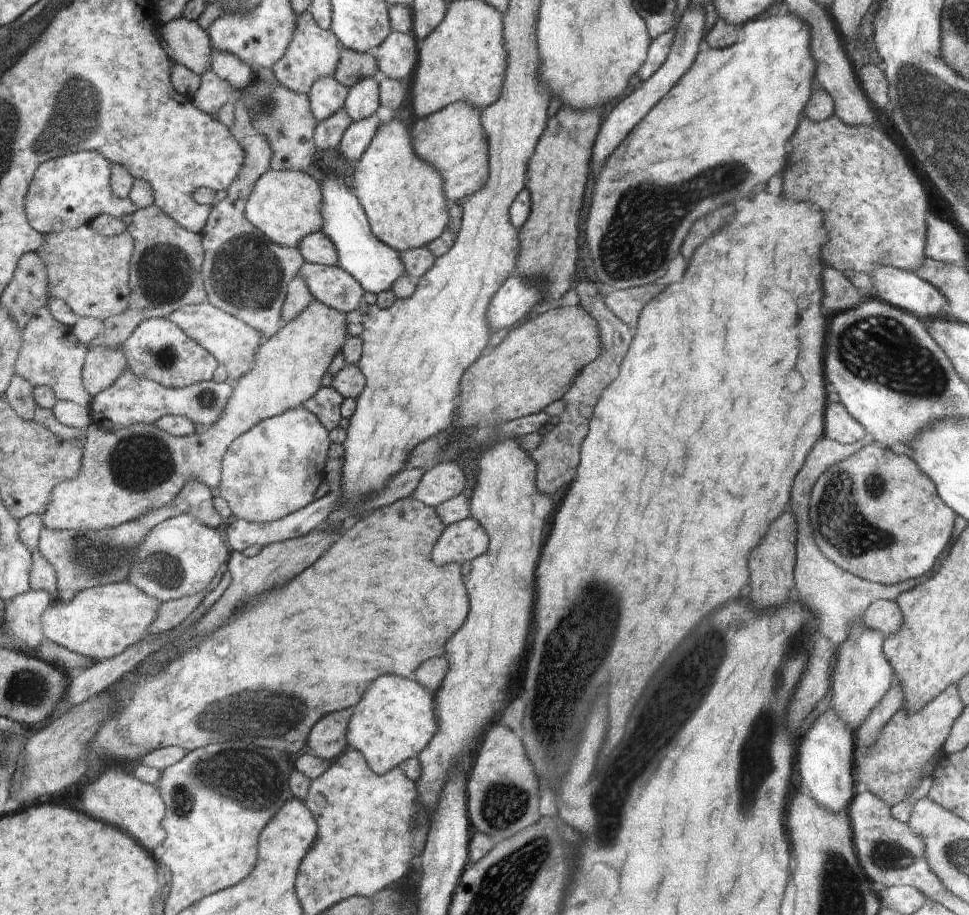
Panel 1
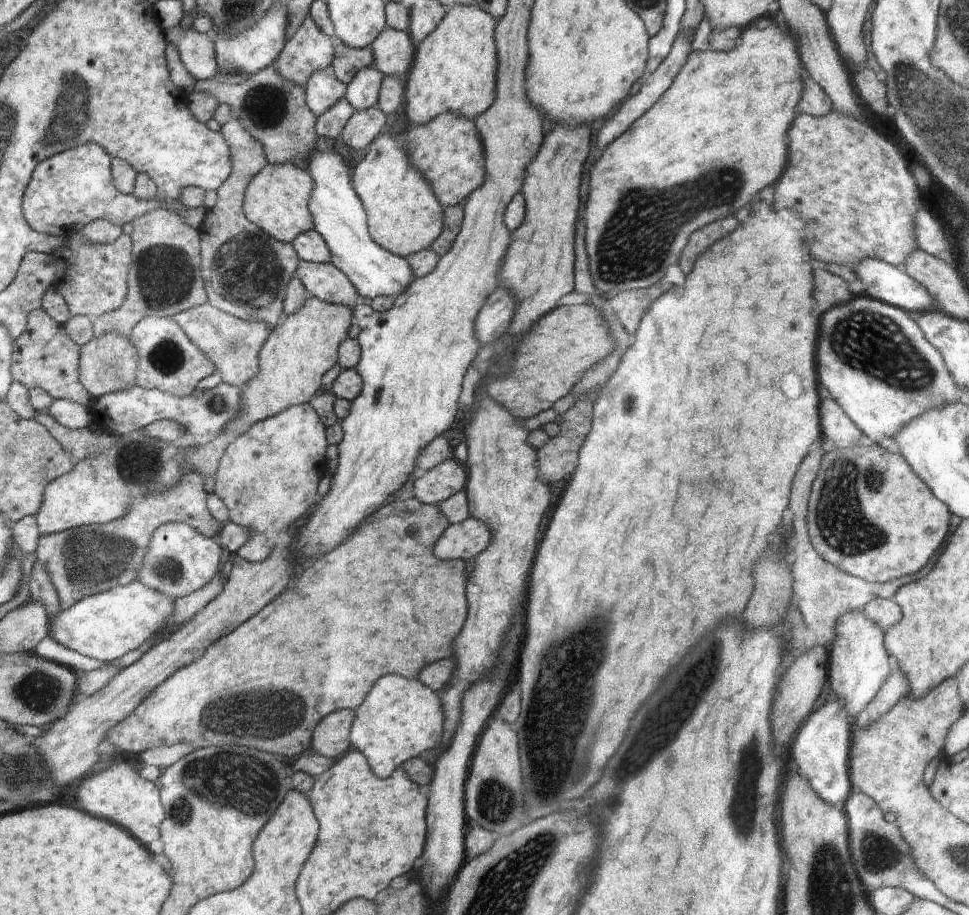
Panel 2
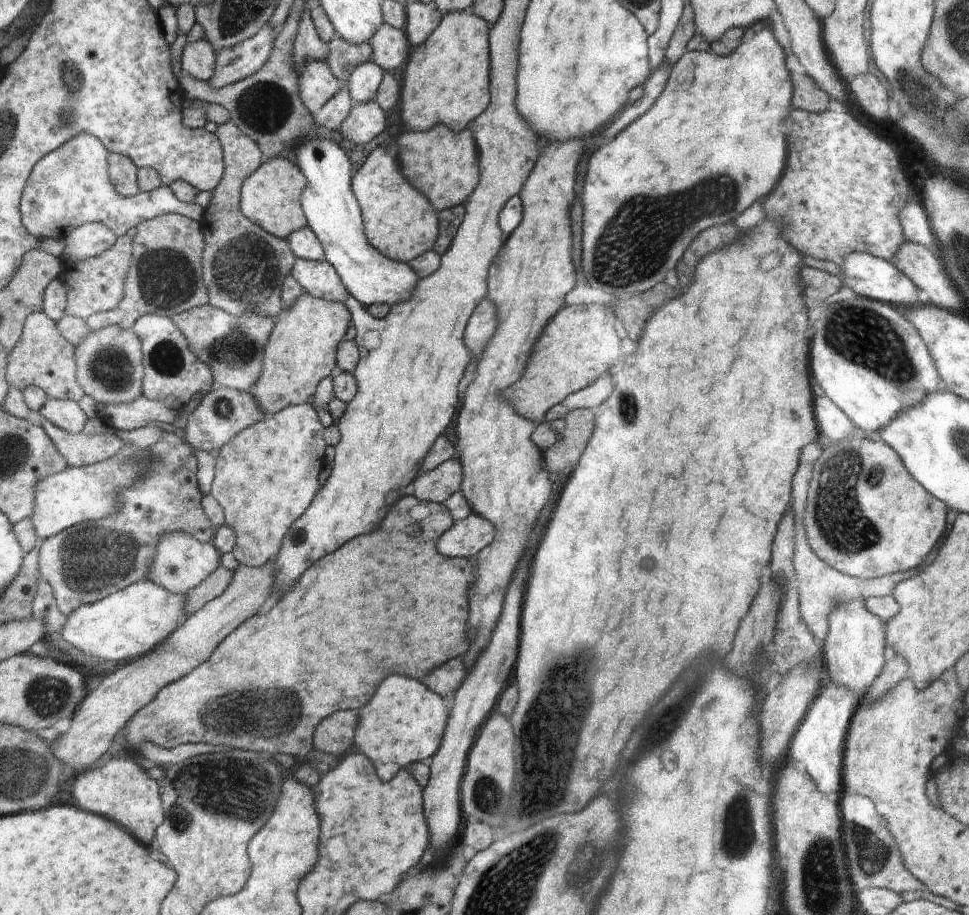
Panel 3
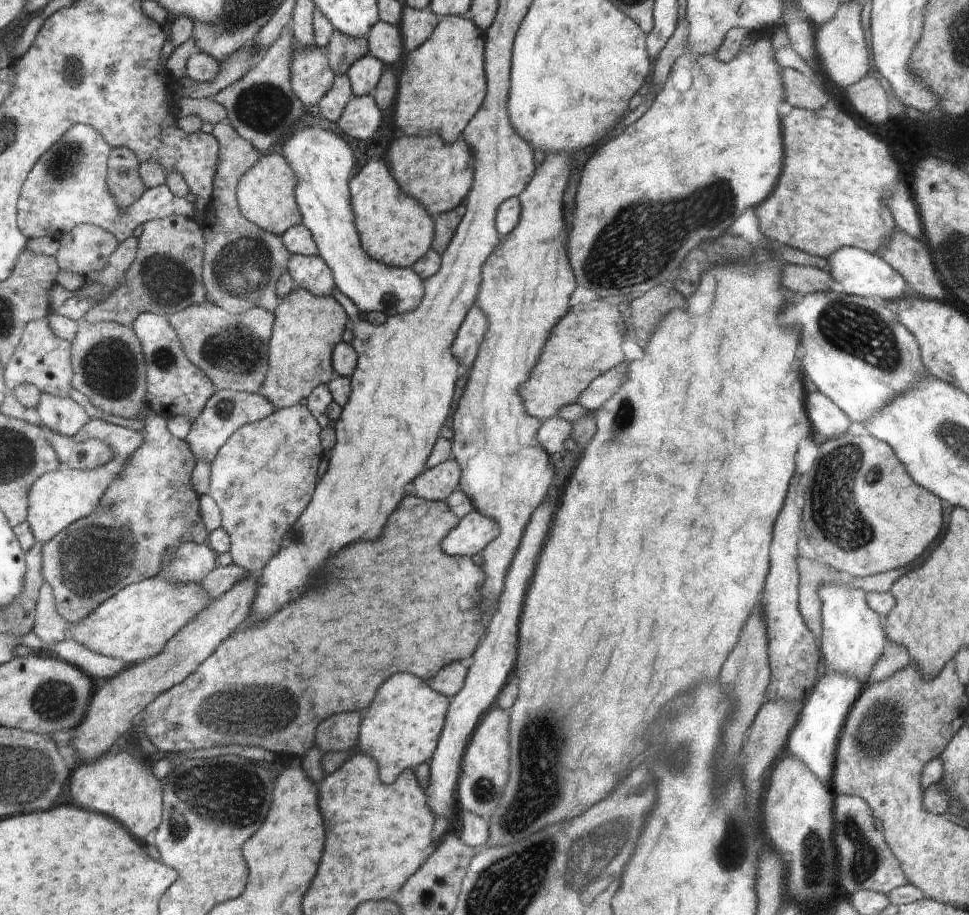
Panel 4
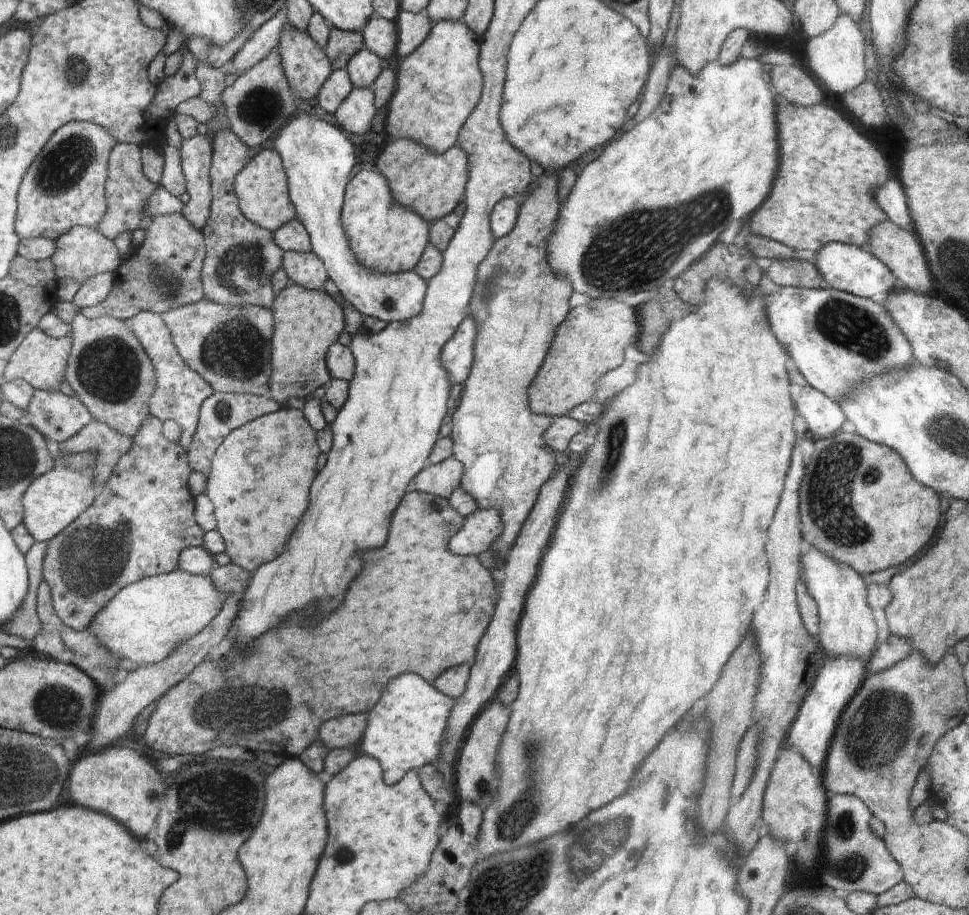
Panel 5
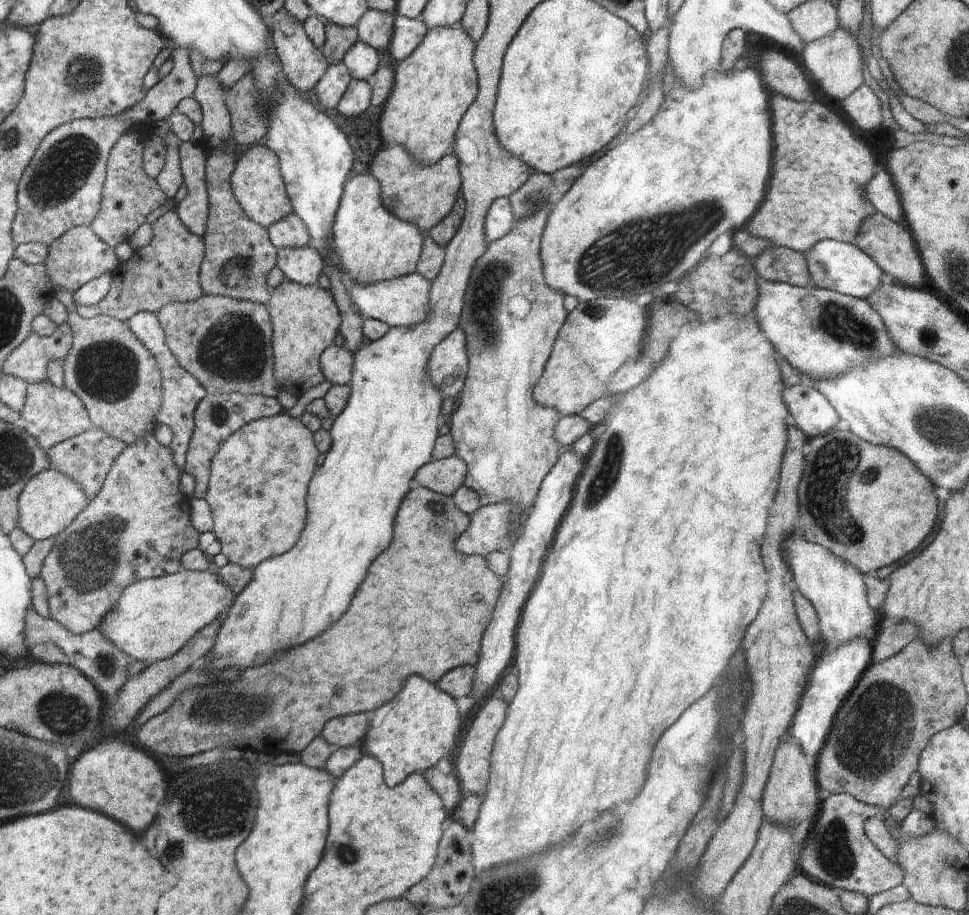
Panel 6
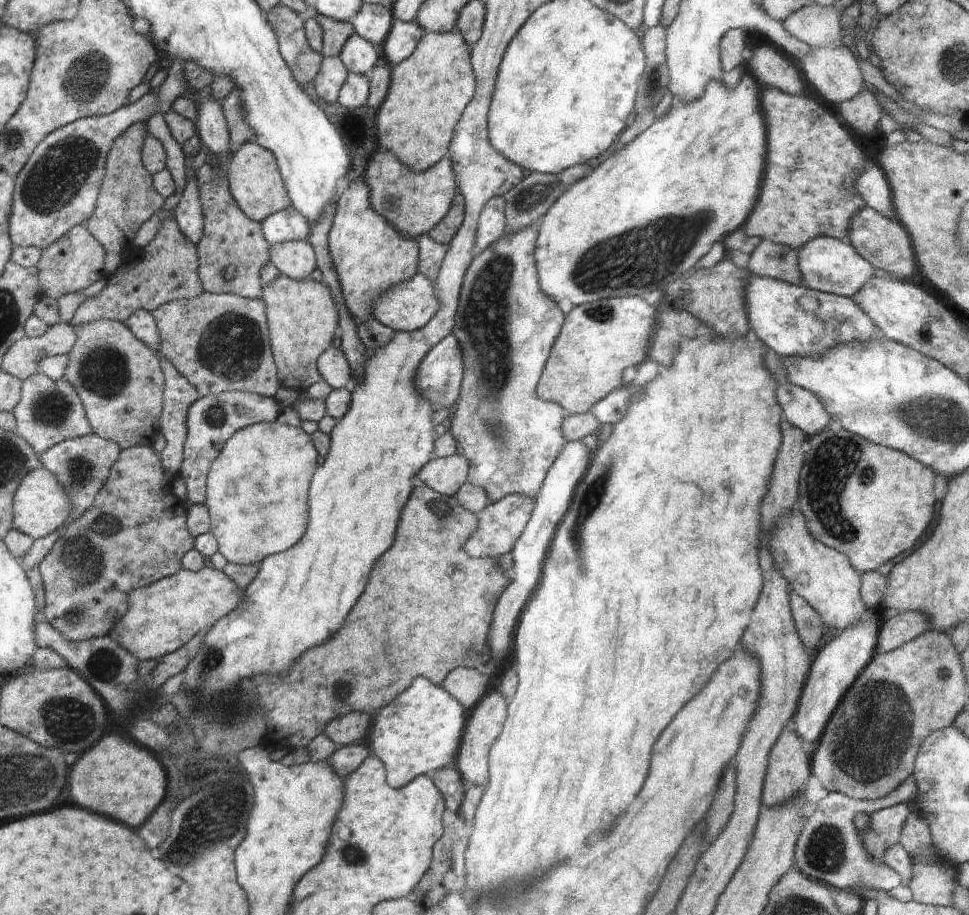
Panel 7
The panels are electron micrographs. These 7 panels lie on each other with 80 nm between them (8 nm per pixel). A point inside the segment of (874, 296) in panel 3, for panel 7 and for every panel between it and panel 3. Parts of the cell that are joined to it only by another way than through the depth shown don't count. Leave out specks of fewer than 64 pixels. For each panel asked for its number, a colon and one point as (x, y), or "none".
4: (862, 273)
5: (848, 268)
6: (842, 267)
7: (830, 265)

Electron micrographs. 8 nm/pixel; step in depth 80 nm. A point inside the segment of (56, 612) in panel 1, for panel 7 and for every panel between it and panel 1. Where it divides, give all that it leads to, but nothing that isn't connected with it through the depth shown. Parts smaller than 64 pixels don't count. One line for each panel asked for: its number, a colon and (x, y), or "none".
2: (106, 626)
3: (124, 626)
4: (135, 624)
5: (147, 621)
6: (154, 618)
7: (164, 616)

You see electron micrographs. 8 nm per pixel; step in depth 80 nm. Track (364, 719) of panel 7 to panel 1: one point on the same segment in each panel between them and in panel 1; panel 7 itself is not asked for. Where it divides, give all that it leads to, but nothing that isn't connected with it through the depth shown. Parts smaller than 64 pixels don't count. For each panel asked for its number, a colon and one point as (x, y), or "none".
1: (328, 739)
2: (330, 739)
3: (335, 733)
4: (340, 732)
5: (344, 731)
6: (343, 731)

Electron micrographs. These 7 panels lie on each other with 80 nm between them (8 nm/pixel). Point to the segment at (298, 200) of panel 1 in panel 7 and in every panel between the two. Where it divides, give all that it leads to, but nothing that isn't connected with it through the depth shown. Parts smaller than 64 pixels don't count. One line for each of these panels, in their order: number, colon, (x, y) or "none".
2: (276, 200)
3: (270, 197)
4: (265, 194)
5: (261, 189)
6: (258, 186)
7: (254, 180)

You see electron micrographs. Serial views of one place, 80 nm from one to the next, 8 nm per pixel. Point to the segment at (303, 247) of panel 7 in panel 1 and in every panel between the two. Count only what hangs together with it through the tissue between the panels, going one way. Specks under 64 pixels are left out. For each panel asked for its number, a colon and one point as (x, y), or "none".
1: (332, 285)
2: (325, 281)
3: (319, 278)
4: (311, 273)
5: (307, 270)
6: (303, 265)

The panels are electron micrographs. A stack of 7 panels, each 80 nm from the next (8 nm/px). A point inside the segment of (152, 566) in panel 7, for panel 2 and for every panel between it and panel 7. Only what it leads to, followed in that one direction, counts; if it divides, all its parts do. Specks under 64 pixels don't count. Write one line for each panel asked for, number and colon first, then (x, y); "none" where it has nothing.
2: (82, 561)
3: (84, 563)
4: (152, 508)
5: (143, 518)
6: (138, 526)

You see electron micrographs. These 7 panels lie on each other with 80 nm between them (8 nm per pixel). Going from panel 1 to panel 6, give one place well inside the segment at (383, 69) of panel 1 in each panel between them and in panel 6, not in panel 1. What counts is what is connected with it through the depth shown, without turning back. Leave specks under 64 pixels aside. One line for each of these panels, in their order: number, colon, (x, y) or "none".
2: (393, 50)
3: (390, 47)
4: (385, 42)
5: (380, 36)
6: (376, 28)

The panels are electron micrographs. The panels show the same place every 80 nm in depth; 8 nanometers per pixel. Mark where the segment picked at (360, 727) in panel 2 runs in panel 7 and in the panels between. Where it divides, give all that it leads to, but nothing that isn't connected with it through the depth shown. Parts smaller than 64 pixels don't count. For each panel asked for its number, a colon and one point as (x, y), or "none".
3: (401, 726)
4: (402, 728)
5: (405, 732)
6: (409, 734)
7: (421, 731)

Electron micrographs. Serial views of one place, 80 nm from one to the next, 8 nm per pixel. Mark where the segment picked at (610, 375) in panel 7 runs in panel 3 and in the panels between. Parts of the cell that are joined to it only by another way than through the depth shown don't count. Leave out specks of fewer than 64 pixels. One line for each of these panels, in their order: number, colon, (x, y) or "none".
3: (580, 344)
4: (585, 342)
5: (586, 346)
6: (597, 337)

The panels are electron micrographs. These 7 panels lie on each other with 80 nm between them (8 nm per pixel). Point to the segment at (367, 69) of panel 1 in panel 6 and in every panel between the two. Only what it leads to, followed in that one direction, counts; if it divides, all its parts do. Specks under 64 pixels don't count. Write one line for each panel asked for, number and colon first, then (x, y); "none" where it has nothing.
2: (348, 61)
3: (343, 57)
4: (343, 51)
5: (342, 45)
6: (338, 40)

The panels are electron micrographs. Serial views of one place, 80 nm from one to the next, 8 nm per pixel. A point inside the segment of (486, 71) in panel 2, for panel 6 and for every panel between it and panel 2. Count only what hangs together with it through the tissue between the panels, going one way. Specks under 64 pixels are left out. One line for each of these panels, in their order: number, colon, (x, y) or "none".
3: (446, 81)
4: (443, 84)
5: (438, 87)
6: (433, 88)

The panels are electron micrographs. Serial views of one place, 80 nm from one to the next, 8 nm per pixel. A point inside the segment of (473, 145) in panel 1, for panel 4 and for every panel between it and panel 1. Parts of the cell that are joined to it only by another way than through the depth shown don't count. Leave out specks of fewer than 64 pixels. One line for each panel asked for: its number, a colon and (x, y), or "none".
2: (449, 151)
3: (444, 166)
4: (440, 176)

